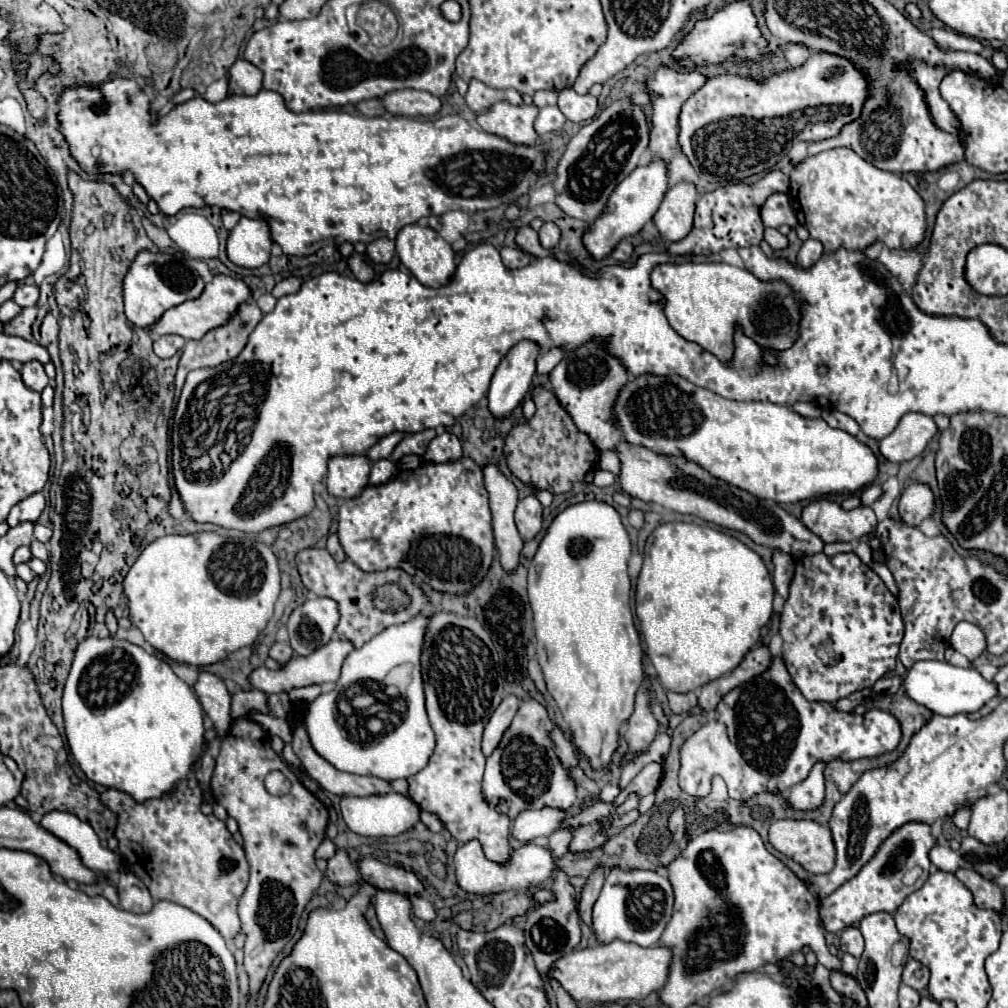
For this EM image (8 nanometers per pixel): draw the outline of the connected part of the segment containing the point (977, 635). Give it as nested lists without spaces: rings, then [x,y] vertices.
[[[959,622],[951,634],[951,646],[973,660],[985,650],[985,634],[971,622]]]

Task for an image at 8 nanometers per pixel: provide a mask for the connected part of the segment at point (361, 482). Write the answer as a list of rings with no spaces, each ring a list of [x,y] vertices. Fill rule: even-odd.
[[[345,454],[329,458],[327,490],[335,498],[355,498],[369,484],[371,460],[365,454]]]

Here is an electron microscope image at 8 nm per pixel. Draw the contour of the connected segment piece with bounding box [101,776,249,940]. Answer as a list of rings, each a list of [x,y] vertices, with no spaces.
[[[193,776],[181,780],[171,794],[143,804],[113,788],[101,792],[101,804],[117,814],[119,856],[145,882],[153,900],[181,904],[209,920],[225,940],[233,940],[241,930],[237,902],[249,880],[249,864],[225,822],[201,812],[199,798],[201,788]]]

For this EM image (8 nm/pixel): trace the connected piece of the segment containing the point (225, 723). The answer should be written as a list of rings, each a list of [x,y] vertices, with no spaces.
[[[199,672],[199,678],[193,684],[193,690],[203,710],[209,714],[211,722],[215,724],[217,734],[225,736],[229,730],[229,718],[231,718],[231,694],[227,692],[223,680],[211,672]]]

